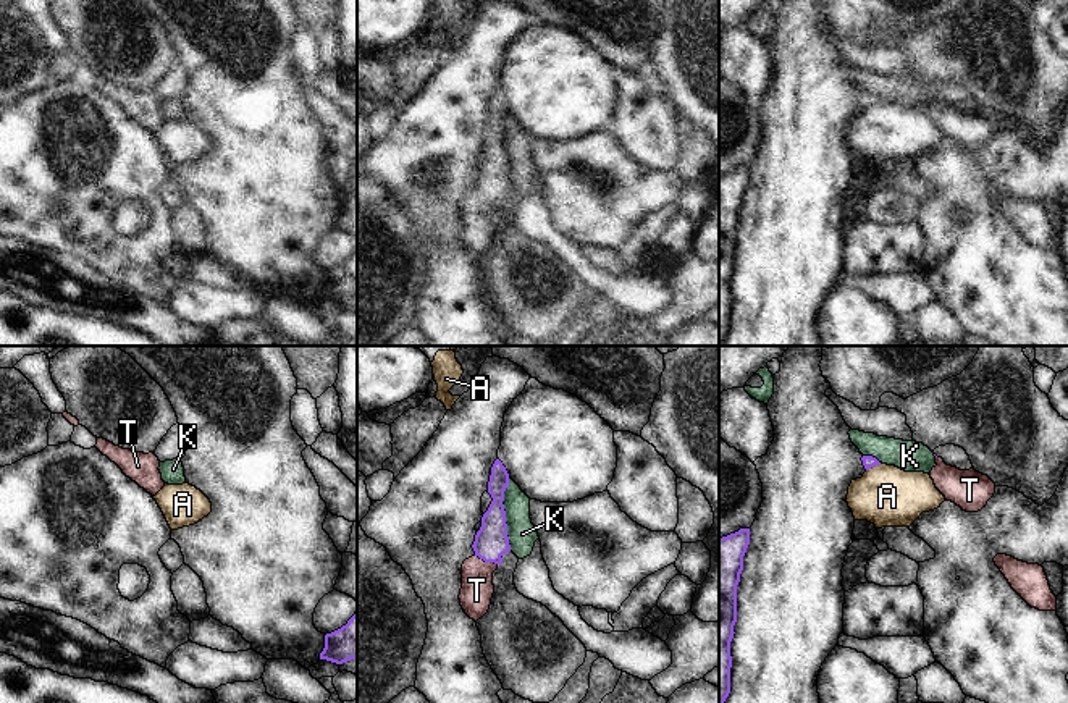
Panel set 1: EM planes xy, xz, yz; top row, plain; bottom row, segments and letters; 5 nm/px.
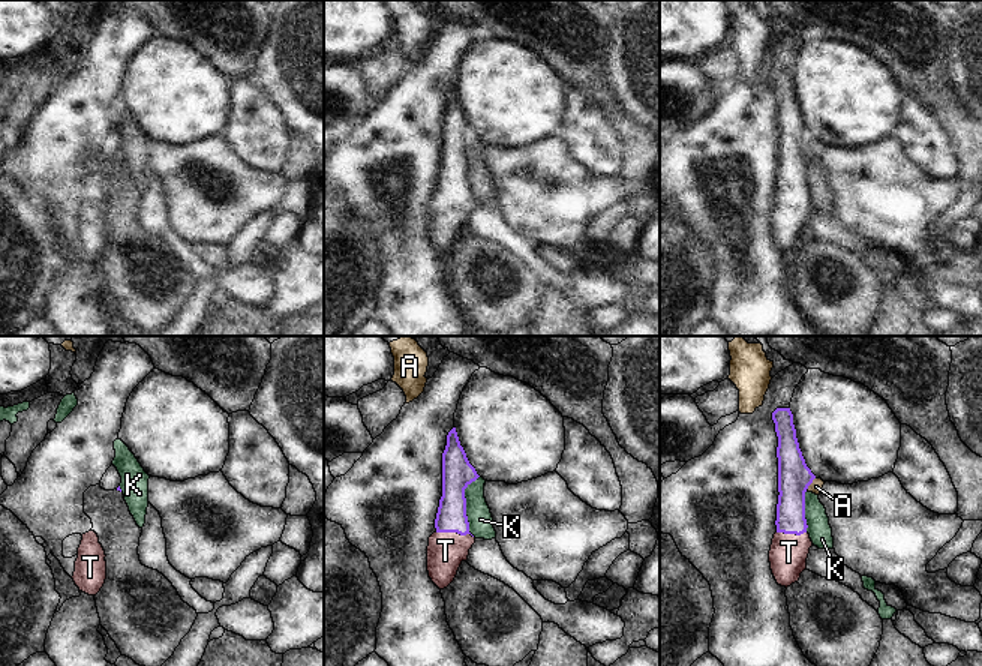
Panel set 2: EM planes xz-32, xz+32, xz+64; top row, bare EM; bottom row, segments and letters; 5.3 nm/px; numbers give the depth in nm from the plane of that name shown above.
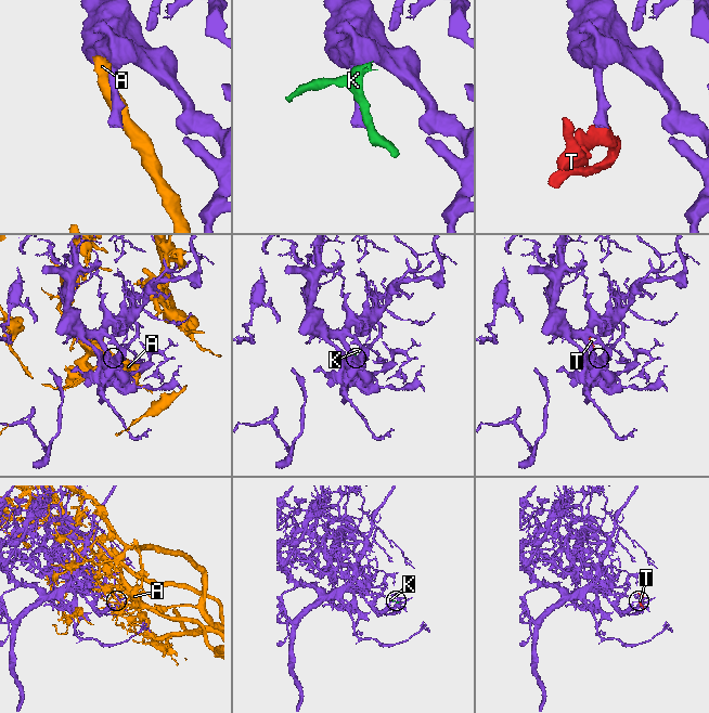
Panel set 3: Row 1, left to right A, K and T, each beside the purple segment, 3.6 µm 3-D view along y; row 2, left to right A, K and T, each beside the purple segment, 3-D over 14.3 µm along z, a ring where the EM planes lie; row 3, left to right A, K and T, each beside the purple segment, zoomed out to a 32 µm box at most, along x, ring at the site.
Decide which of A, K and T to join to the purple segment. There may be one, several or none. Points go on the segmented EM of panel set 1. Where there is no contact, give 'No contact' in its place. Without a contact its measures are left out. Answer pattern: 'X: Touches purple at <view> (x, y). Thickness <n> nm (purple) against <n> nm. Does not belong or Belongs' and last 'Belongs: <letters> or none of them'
A: Touches purple at yz (873, 466). Thickness 60 nm (purple) against 300 nm. Does not belong
K: Touches purple at xz (504, 514). Thickness 170 nm (purple) against 140 nm. Does not belong
T: Touches purple at xz (487, 561). Thickness 170 nm (purple) against 160 nm. Belongs
Belongs: T

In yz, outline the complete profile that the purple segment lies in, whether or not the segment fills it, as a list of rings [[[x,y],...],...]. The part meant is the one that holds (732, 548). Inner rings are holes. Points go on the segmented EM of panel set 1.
[[[750,528],[719,538],[719,703],[724,703],[730,693],[730,642],[737,622],[737,585],[748,545]]]

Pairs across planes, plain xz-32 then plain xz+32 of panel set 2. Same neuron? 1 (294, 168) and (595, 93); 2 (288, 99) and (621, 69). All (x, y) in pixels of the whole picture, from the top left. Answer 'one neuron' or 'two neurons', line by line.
1: one neuron
2: one neuron

